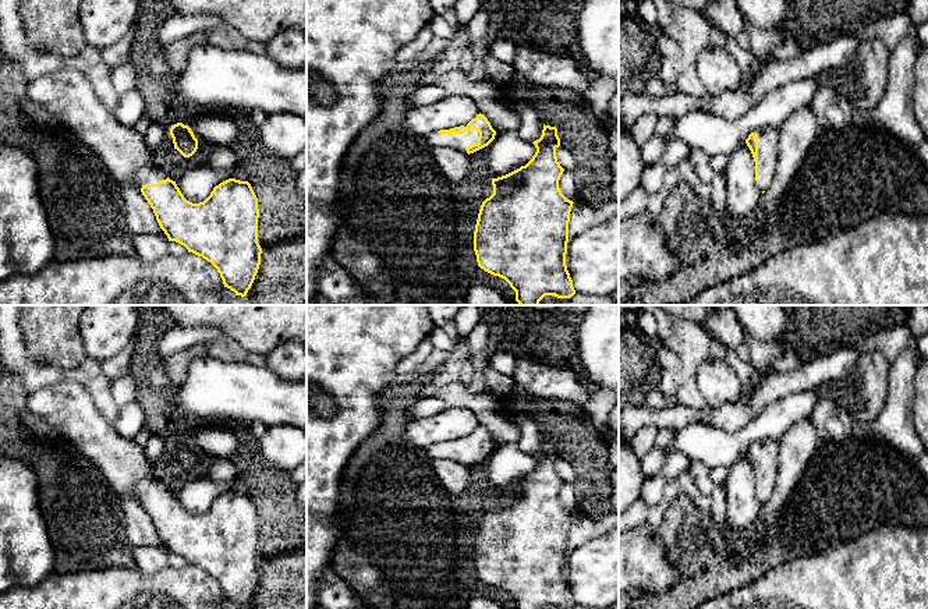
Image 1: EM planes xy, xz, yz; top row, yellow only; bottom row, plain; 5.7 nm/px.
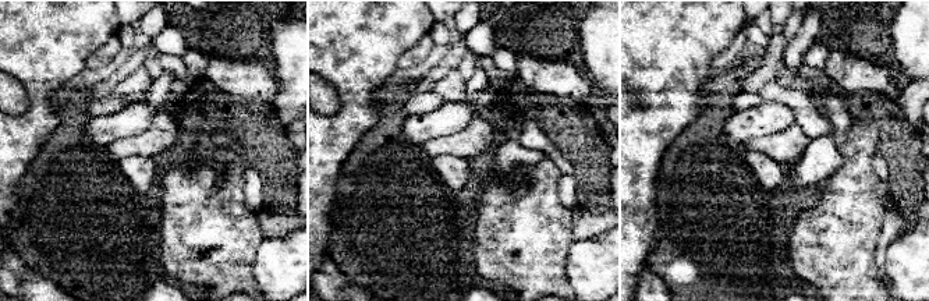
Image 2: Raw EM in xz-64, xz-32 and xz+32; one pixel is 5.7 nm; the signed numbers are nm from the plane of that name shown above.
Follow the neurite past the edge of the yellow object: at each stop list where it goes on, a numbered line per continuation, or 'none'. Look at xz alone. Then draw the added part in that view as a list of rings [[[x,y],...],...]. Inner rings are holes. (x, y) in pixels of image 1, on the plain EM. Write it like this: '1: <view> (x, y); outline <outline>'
1: xz (456, 453); outline [[[477,442],[468,443],[465,446],[440,446],[440,445],[431,445],[425,447],[425,453],[428,454],[429,460],[436,458],[449,458],[451,461],[457,461],[467,465],[467,460],[478,456],[479,445]]]

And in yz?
1: yz (768, 449); outline [[[764,439],[752,443],[758,447],[758,500],[766,503],[775,489],[778,474],[779,439]]]

